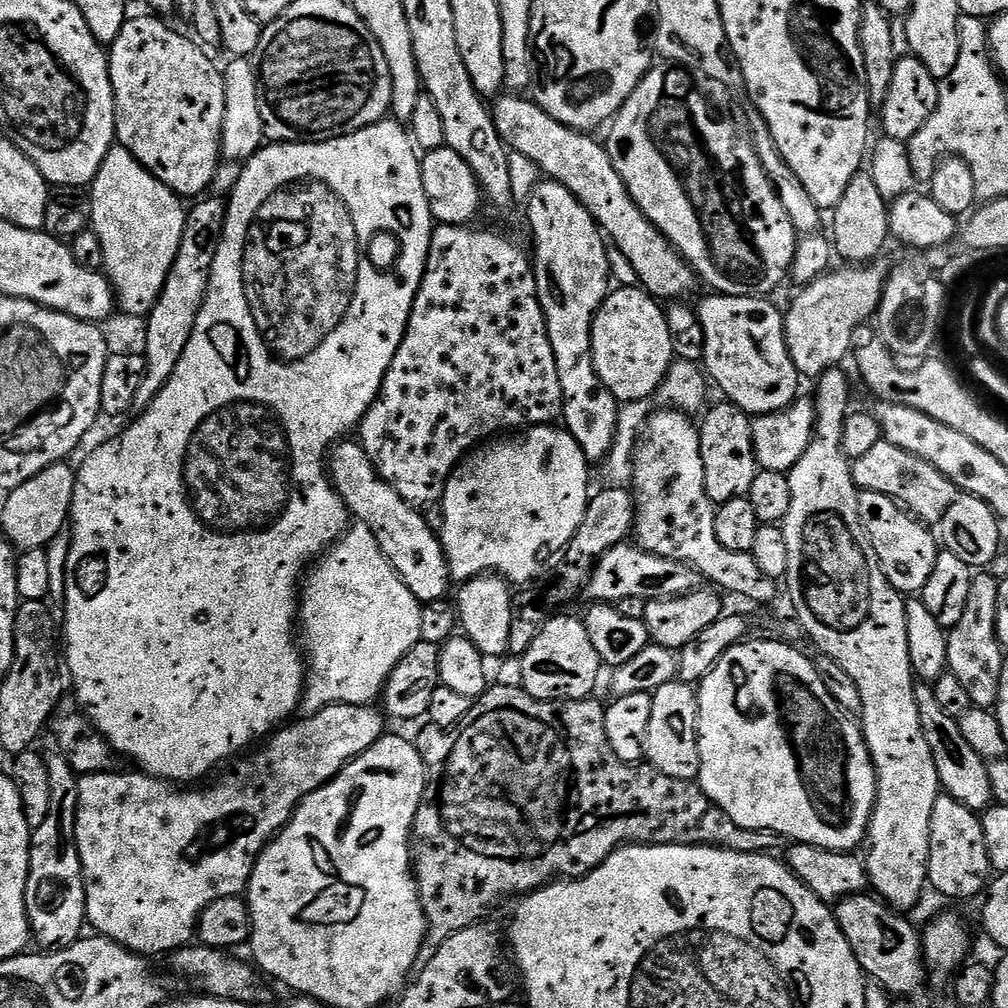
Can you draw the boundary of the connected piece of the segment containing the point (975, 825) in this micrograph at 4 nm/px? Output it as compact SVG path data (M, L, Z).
M942 794L934 802L934 814L930 818L930 858L928 859L928 884L936 892L941 892L944 896L949 896L952 900L968 900L971 896L976 896L989 887L990 877L994 869L988 851L986 850L986 838L980 825L981 817L977 813L971 812L962 802L958 802L954 797Z

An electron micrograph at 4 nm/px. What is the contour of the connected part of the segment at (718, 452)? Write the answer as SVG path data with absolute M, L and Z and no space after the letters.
M731 402L723 403L714 405L712 409L709 407L703 413L704 421L699 421L698 424L706 494L717 506L739 496L747 497L750 486L754 486L758 471L749 413L743 412L738 405Z

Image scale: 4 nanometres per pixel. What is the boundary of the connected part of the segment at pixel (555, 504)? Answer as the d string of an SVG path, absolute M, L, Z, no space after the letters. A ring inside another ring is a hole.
M560 426L525 428L519 434L493 439L469 452L446 482L442 501L444 525L438 528L451 579L473 580L494 570L509 585L531 585L528 583L543 570L544 560L555 552L556 555L563 553L574 534L578 534L578 526L582 526L590 499L588 468L590 461L582 454L582 446Z

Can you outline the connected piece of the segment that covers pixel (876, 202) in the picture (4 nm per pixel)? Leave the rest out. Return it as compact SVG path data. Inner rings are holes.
M861 170L854 178L850 178L850 186L842 194L842 202L831 209L832 232L830 239L835 255L841 261L852 266L864 266L875 261L876 256L890 241L890 211L889 201L882 198L881 191L877 189L871 171ZM876 256L876 257L875 257Z

